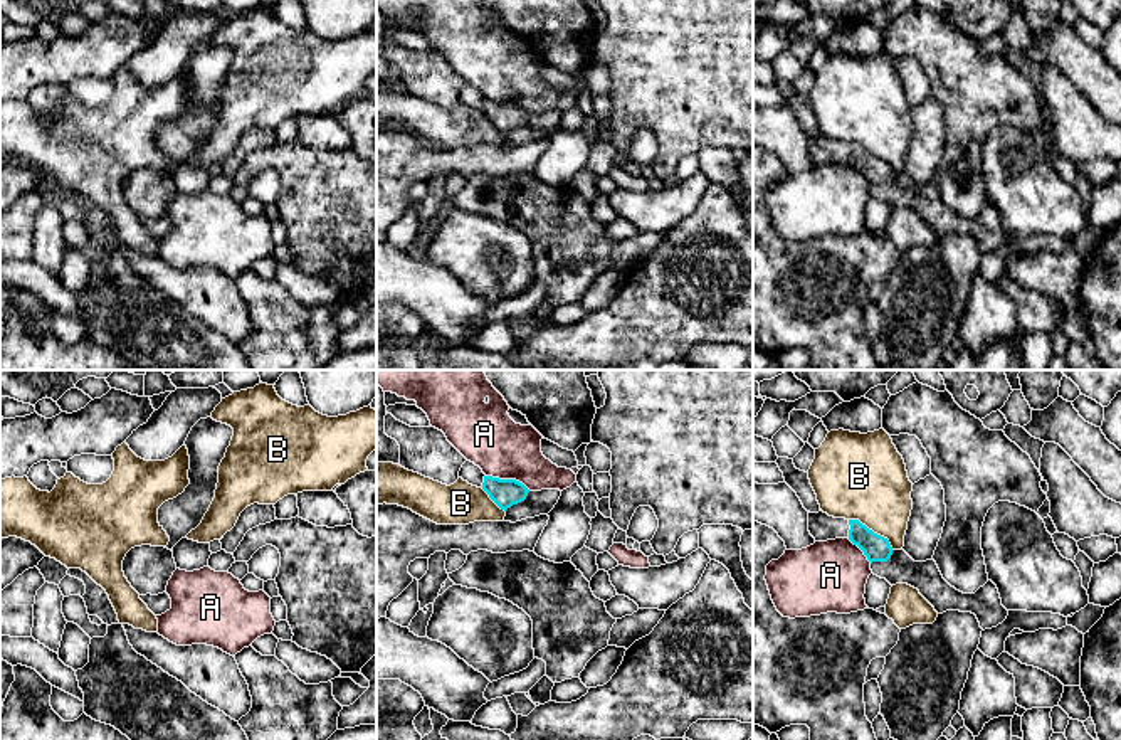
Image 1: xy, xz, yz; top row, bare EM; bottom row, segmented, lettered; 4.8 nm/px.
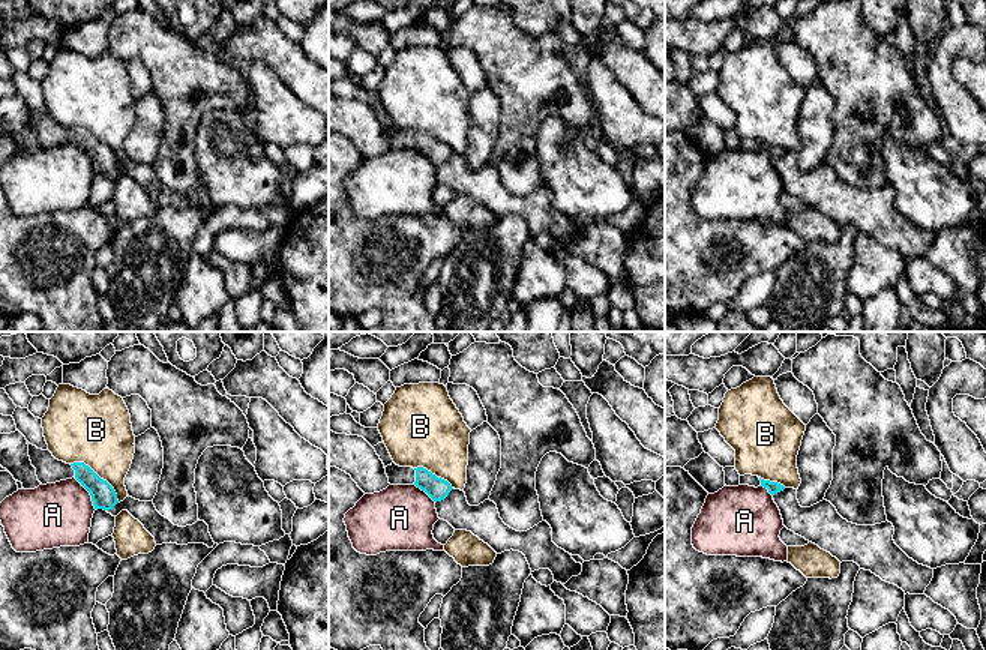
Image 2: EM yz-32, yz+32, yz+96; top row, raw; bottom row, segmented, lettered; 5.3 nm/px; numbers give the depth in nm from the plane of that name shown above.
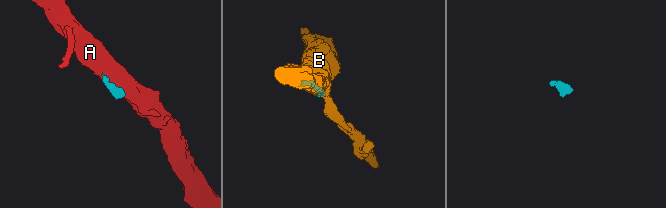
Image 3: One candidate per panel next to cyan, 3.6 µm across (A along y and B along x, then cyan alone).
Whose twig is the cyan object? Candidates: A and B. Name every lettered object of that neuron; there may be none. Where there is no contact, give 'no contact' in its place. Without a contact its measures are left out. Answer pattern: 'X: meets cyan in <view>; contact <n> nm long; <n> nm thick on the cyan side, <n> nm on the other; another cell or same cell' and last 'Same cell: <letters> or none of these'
A: meets cyan in xz; contact 220 nm long; 140 nm thick on the cyan side, 300 nm on the other; another cell
B: meets cyan in yz; contact 260 nm long; 130 nm thick on the cyan side, 400 nm on the other; another cell
Same cell: none of these

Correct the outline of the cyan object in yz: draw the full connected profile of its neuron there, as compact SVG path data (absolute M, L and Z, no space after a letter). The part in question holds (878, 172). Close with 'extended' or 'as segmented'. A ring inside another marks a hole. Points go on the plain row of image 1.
M808 135L808 155L815 165L849 161L864 175L874 198L886 202L891 209L908 207L918 212L938 237L946 234L971 235L983 254L997 251L1008 239L992 204L975 217L963 217L943 202L933 182L914 185L904 173L894 173L887 161L874 156L859 143Z; extended

